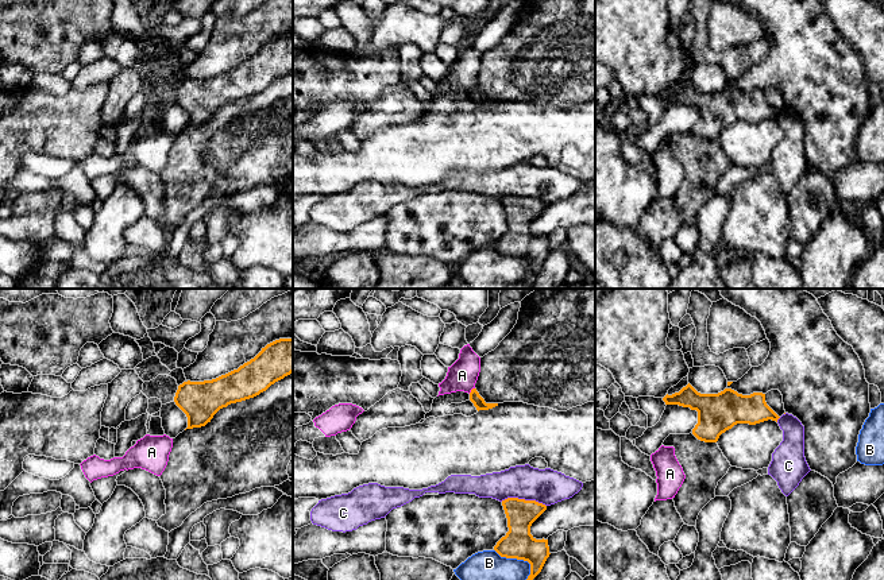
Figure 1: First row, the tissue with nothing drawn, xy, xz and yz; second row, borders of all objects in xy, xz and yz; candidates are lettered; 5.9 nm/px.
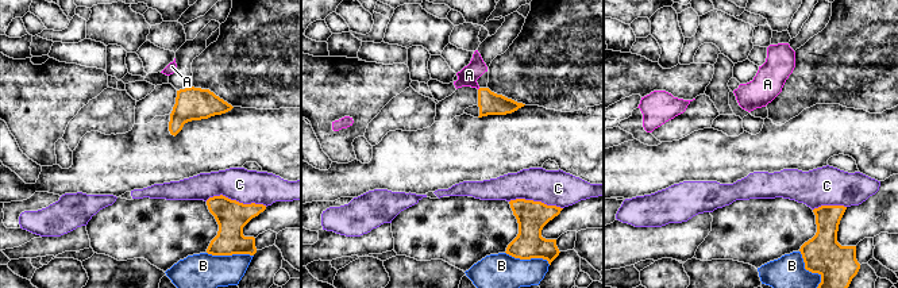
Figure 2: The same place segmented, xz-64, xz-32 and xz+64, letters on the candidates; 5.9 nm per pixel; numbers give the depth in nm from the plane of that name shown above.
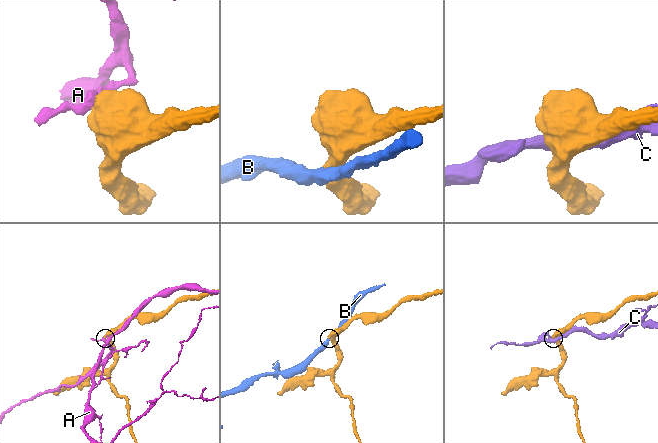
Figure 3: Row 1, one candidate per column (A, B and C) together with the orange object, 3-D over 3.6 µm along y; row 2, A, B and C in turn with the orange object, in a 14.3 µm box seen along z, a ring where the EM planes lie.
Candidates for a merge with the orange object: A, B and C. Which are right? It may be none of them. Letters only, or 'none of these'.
none of these

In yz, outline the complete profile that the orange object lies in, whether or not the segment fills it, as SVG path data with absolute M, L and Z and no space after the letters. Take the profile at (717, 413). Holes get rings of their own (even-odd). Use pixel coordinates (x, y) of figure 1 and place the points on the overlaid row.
M690 383L679 393L665 395L665 405L679 405L698 411L692 434L705 442L717 442L719 436L737 424L756 425L780 418L765 402L765 394L742 395L731 388L718 394L700 394Z

